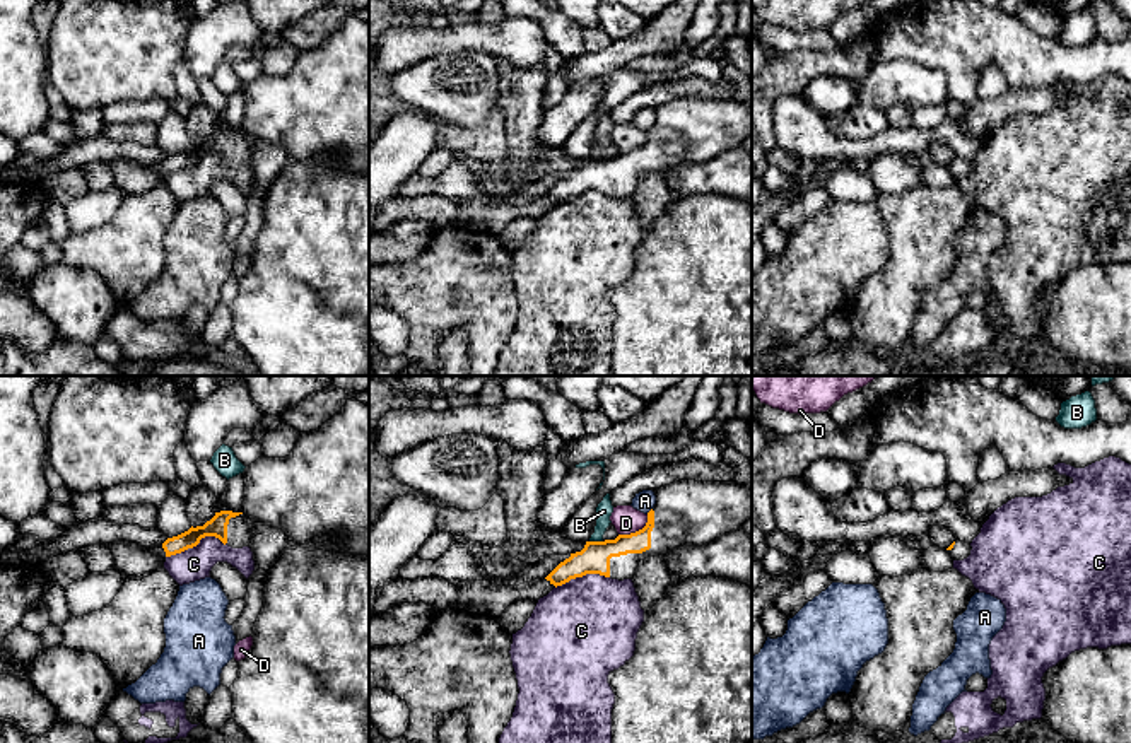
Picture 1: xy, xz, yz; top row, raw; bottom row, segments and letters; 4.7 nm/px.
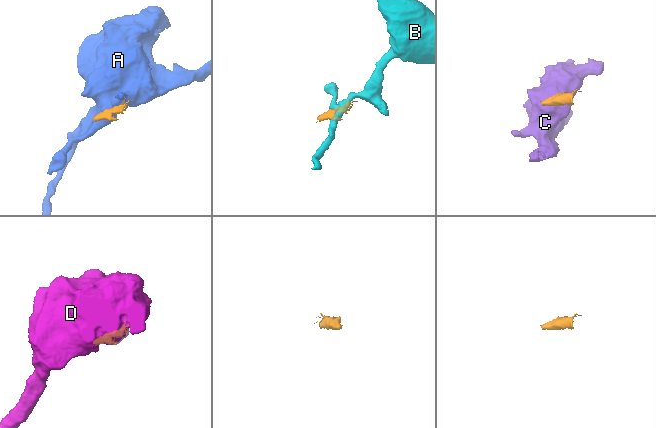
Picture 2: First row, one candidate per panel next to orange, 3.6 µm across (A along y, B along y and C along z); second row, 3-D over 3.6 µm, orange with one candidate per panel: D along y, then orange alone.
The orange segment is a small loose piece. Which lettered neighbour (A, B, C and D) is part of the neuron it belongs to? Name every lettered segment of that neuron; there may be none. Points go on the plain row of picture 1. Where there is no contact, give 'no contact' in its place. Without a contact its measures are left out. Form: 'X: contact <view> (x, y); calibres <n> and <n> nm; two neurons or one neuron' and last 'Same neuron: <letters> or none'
A: contact xz (650, 128); calibres 100 and 100 nm; two neurons
B: contact xz (597, 159); calibres 140 and 80 nm; two neurons
C: contact xy (195, 163); calibres 100 and 160 nm; two neurons
D: contact xz (636, 149); calibres 140 and 130 nm; two neurons
Same neuron: none

